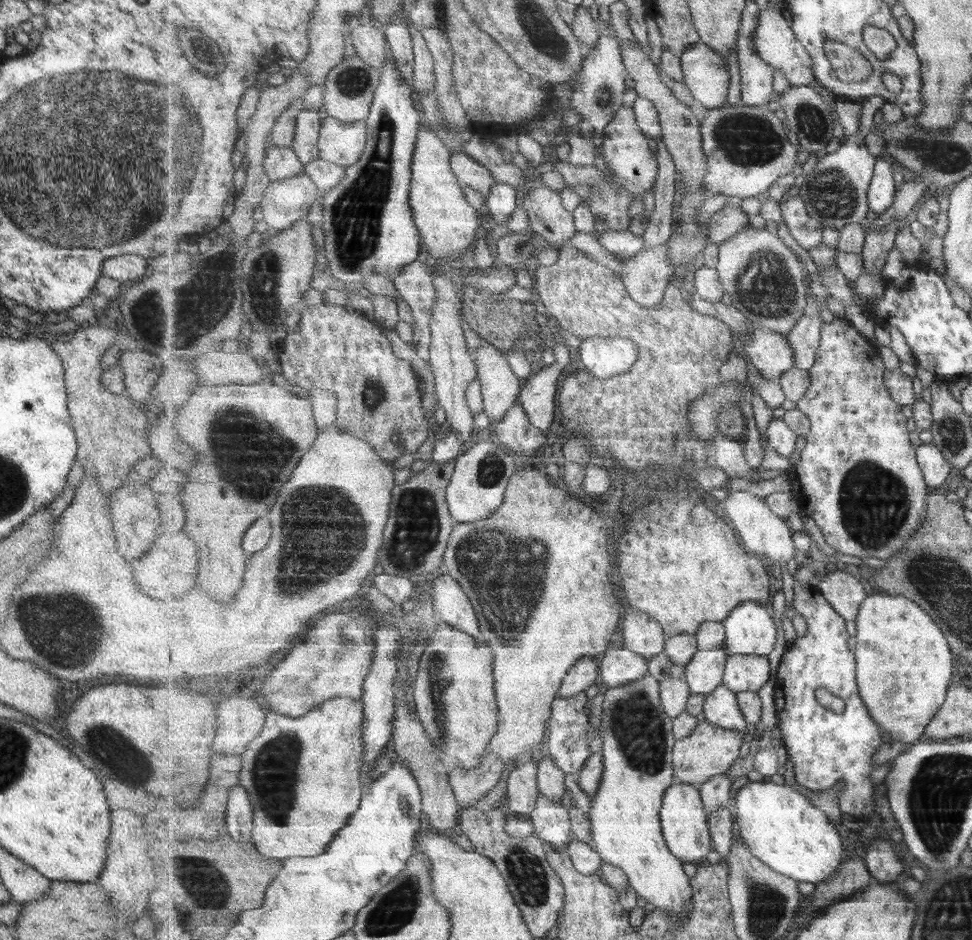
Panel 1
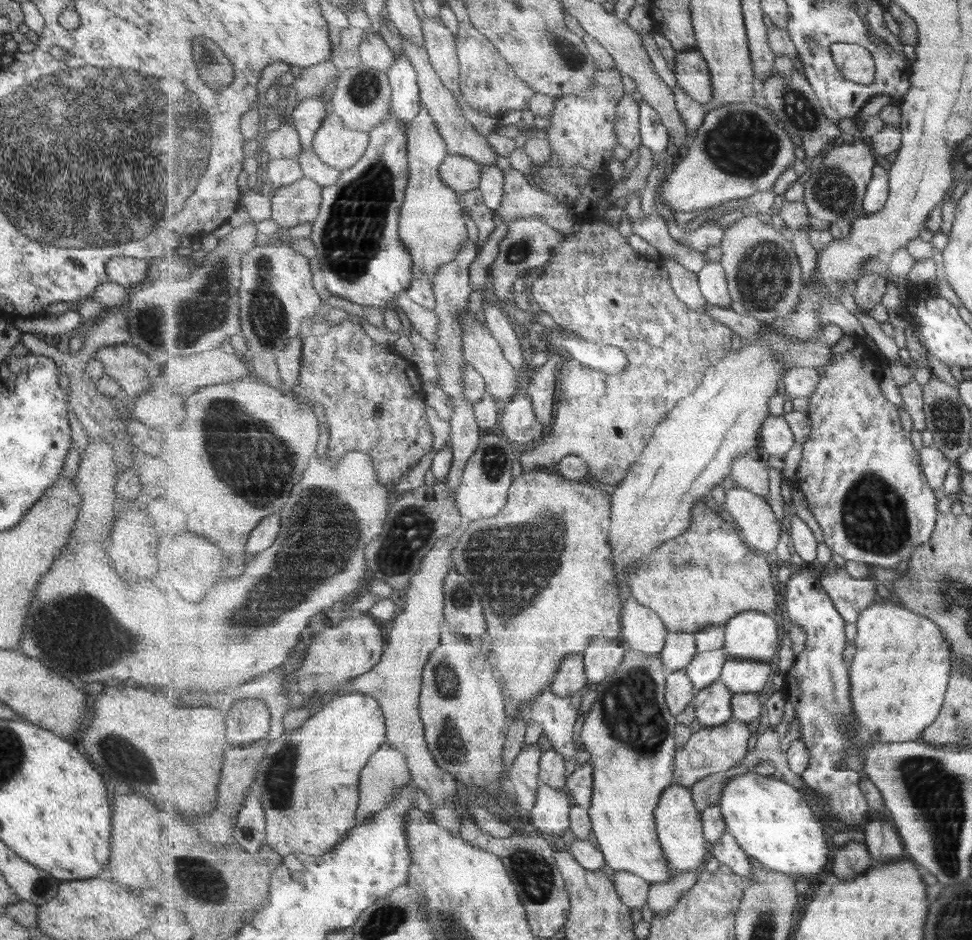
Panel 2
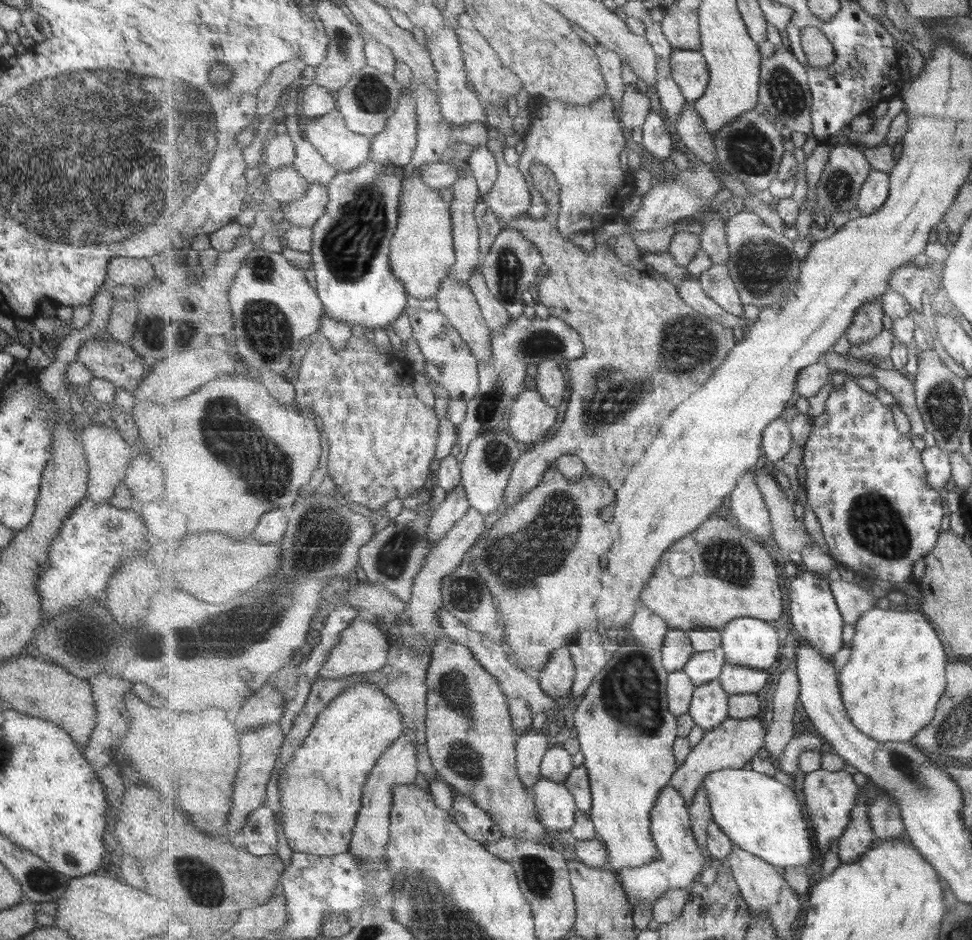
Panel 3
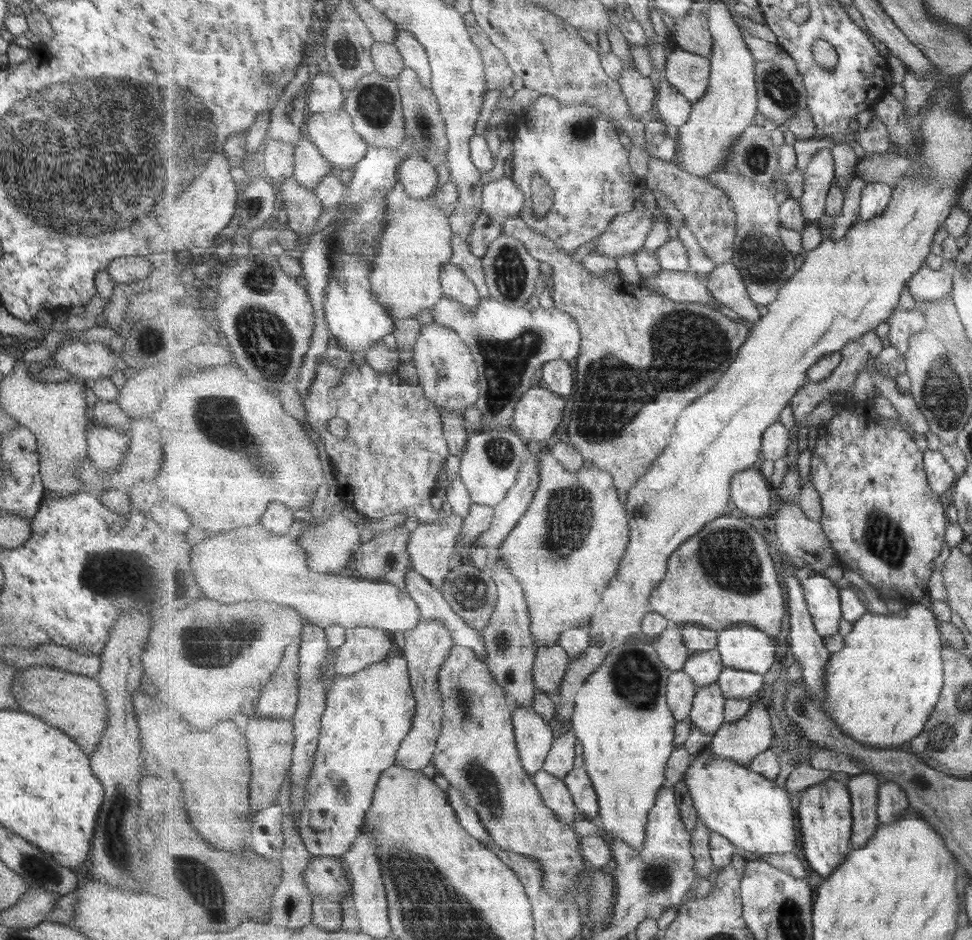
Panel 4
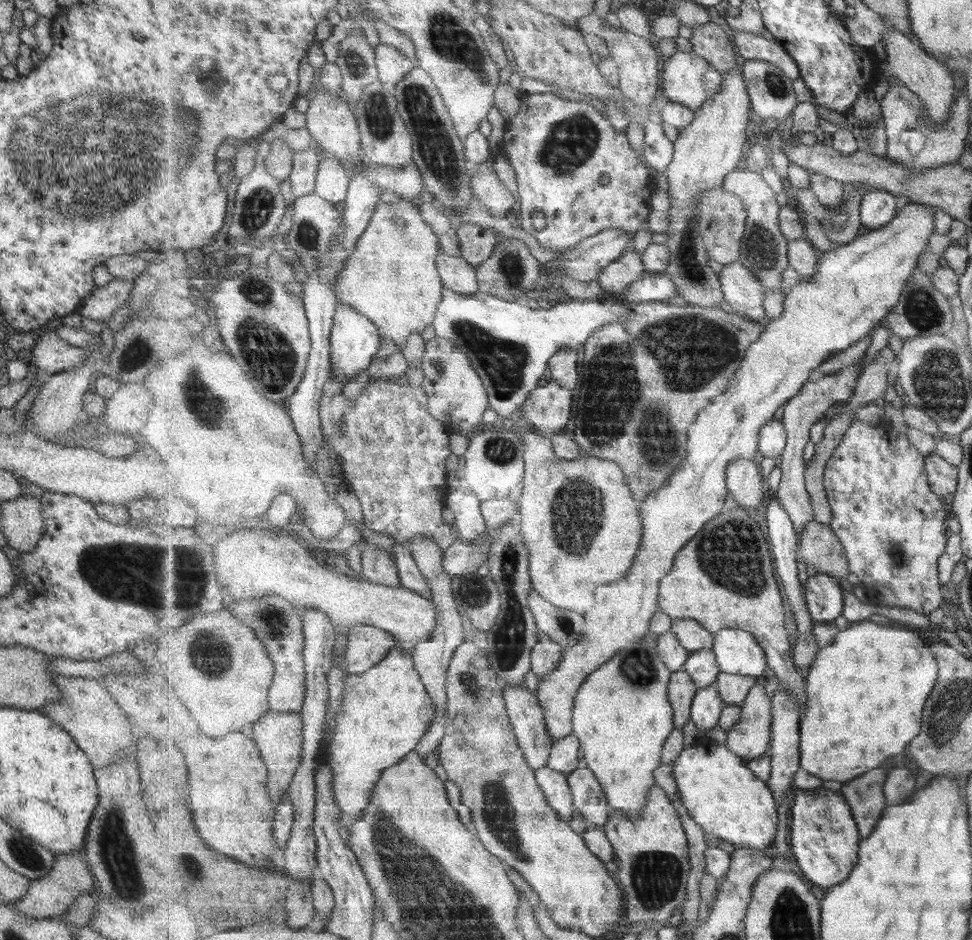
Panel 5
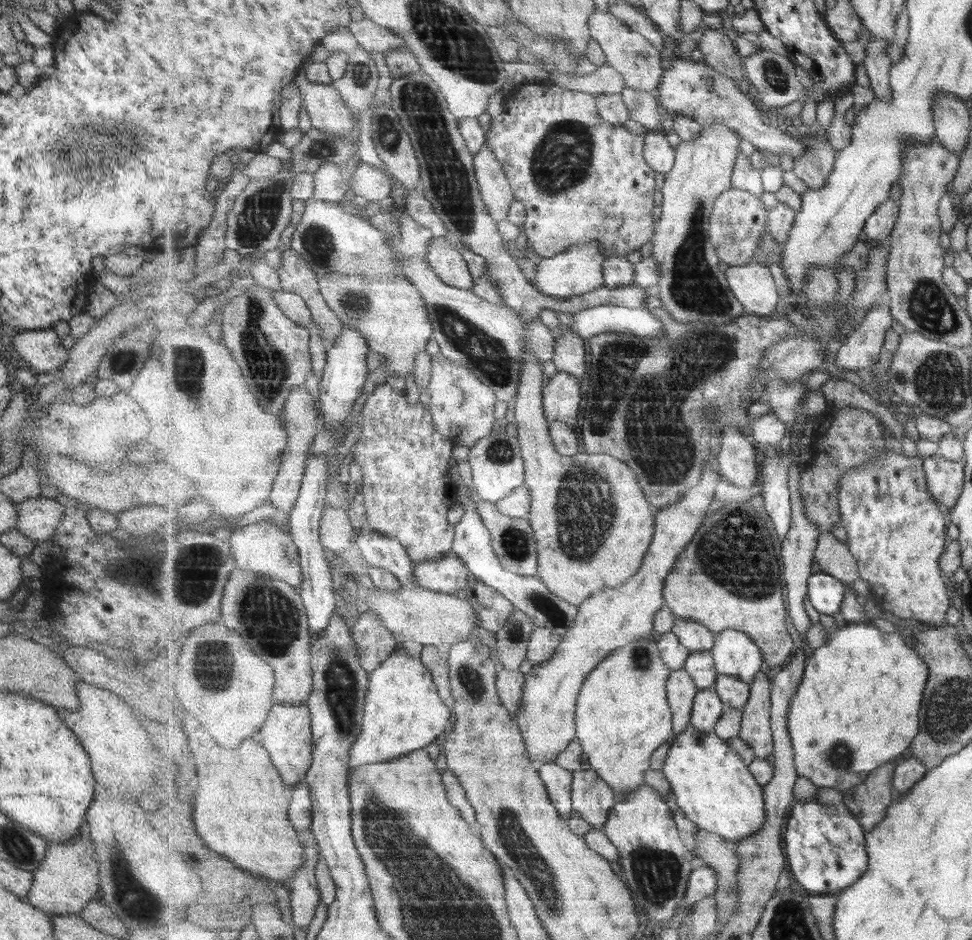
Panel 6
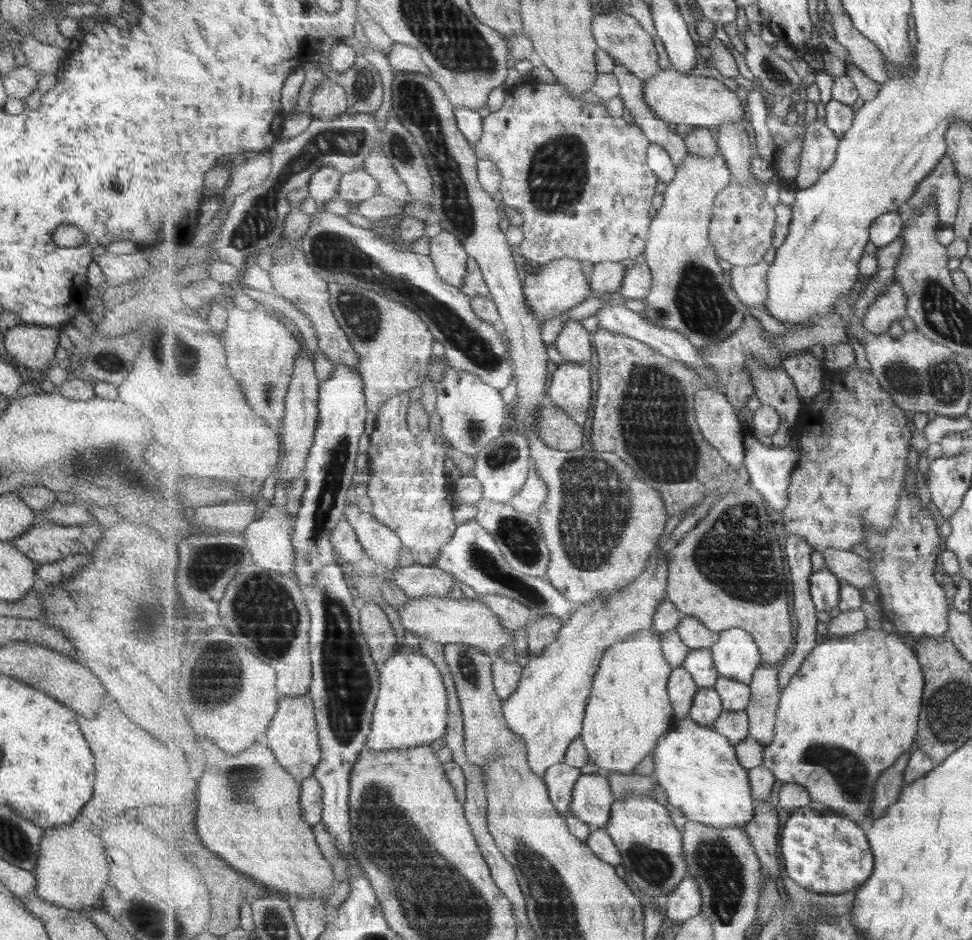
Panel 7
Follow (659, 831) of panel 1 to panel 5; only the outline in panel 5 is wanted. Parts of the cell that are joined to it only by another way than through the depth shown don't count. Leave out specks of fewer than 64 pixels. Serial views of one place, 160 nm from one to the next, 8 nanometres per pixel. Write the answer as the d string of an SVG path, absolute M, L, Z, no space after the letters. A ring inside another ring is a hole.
M655 638L620 651L593 672L582 685L574 702L574 732L584 752L584 762L595 773L612 809L619 809L632 821L642 819L651 788L657 785L654 772L662 765L662 750L675 729L674 709L668 695L672 672L661 661Z

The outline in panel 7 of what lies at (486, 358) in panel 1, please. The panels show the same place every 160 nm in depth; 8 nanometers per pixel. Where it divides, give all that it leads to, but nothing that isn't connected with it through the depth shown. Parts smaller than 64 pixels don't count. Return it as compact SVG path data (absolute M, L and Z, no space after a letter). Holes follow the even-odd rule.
M443 230L430 240L429 246L429 255L434 260L438 275L456 287L464 285L470 254L463 248L461 240L455 234Z

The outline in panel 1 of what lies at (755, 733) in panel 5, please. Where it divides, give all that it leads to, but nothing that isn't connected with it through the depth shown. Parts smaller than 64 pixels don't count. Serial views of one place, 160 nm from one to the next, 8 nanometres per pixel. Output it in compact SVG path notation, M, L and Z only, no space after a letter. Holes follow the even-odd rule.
M708 721L701 722L687 738L677 740L674 746L674 776L676 781L702 786L713 776L731 770L741 756L743 735L734 730L717 727Z

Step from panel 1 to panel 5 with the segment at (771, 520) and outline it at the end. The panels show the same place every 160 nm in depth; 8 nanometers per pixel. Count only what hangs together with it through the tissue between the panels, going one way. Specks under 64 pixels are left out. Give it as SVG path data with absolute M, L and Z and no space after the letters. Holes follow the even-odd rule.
M735 460L726 470L726 481L730 494L738 506L757 508L765 498L763 478L761 477L758 461Z

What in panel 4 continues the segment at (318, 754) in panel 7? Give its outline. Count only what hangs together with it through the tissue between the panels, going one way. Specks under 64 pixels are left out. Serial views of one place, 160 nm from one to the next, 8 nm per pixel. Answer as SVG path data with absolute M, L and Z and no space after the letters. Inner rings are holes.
M253 716L247 726L249 738L250 761L252 764L251 810L257 813L264 808L279 804L279 793L282 792L288 772L292 765L292 754L296 743L294 725L289 720L273 720Z

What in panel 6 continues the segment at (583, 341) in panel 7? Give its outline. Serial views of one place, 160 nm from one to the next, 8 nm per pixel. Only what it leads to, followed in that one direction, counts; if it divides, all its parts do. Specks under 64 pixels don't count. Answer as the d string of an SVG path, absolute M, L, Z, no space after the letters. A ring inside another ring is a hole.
M563 326L563 332L555 343L555 366L558 371L568 372L579 380L587 372L588 360L585 360L585 342L583 337L573 329Z

